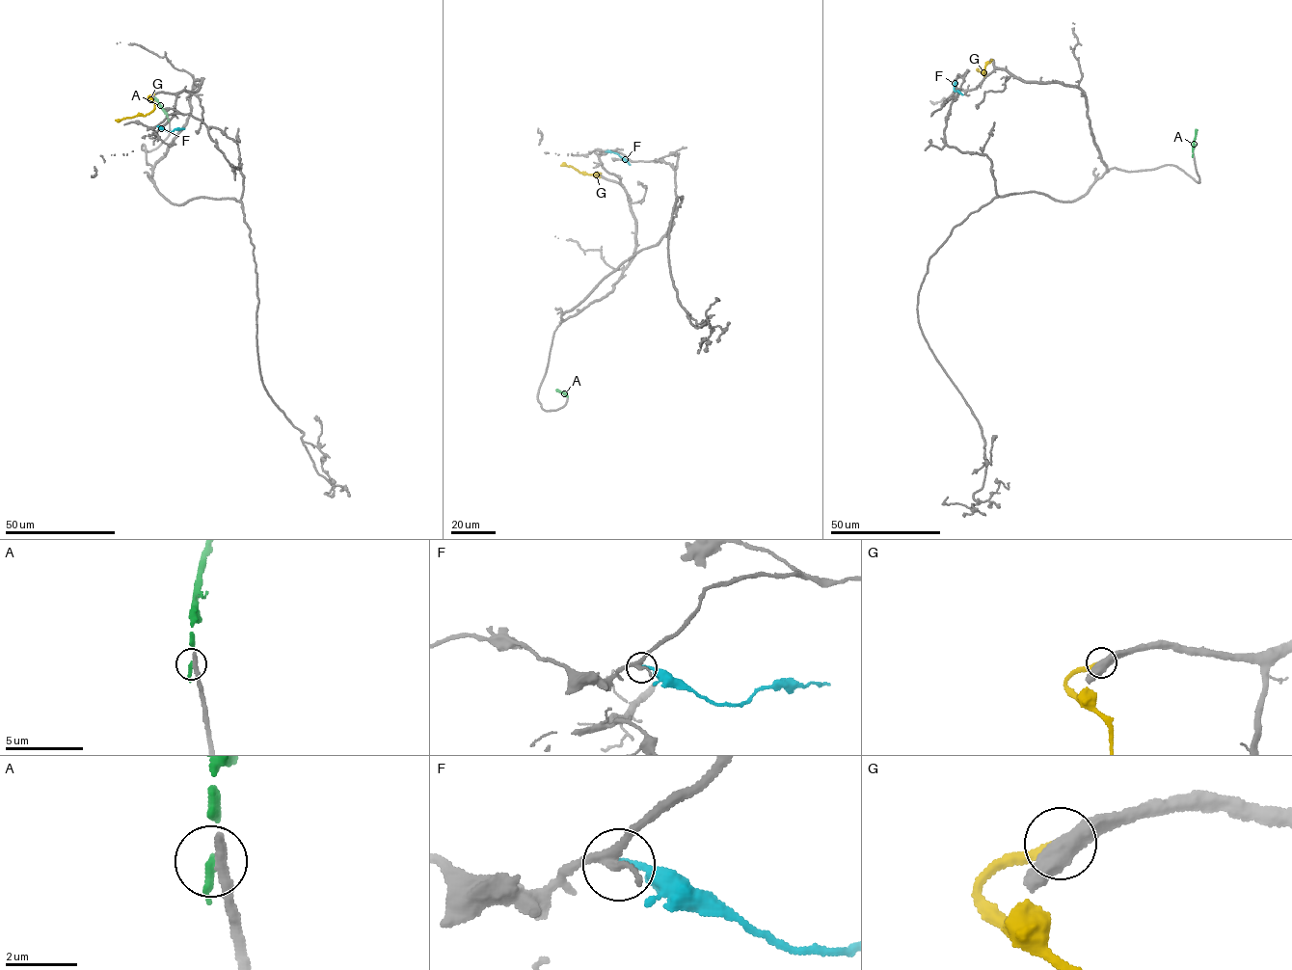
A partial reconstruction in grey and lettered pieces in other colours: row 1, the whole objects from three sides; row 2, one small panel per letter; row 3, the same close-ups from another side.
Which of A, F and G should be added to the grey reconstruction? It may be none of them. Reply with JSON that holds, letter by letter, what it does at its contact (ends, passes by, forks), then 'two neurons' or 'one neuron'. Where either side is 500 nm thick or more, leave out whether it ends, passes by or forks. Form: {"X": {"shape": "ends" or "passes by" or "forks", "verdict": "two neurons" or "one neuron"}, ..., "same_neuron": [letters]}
{"A": {"shape": "ends", "verdict": "two neurons"}, "F": {"shape": "ends", "verdict": "two neurons"}, "G": {"verdict": "two neurons"}, "same_neuron": []}

